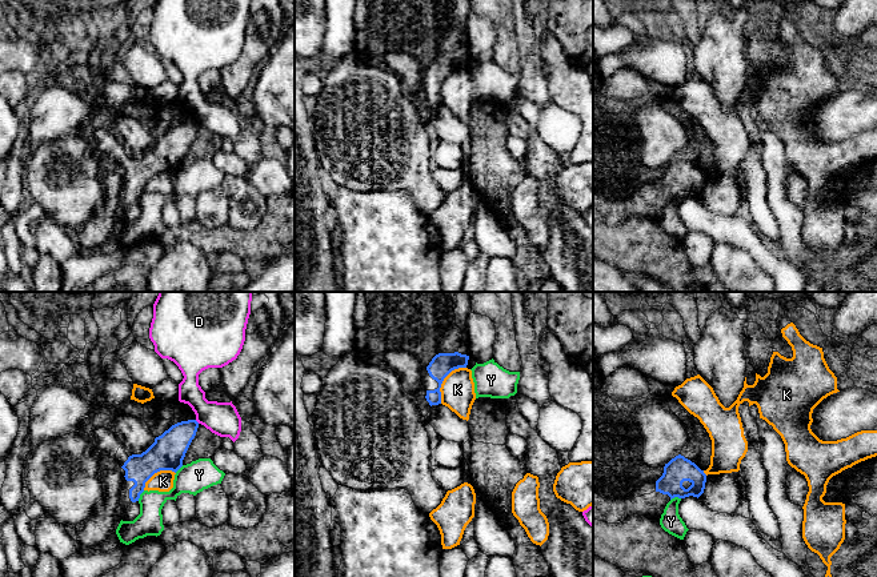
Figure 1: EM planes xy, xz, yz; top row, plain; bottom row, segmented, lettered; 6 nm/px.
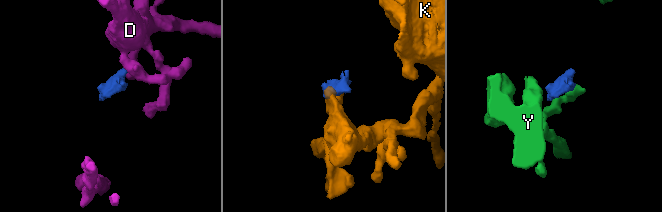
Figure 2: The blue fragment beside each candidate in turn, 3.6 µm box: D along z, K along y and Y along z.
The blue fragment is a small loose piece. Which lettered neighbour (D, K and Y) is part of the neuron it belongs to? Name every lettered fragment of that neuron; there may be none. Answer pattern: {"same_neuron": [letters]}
{"same_neuron": []}

